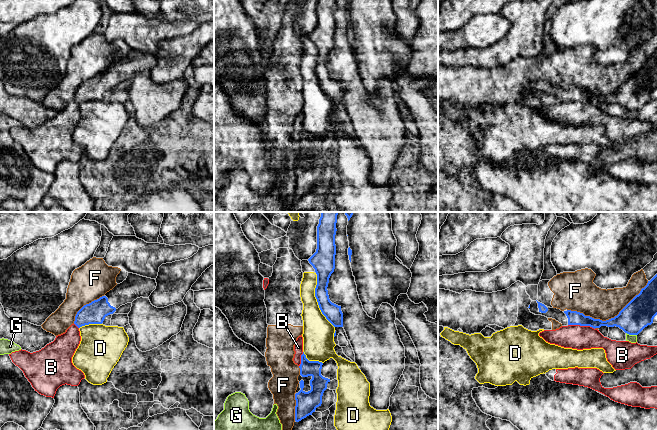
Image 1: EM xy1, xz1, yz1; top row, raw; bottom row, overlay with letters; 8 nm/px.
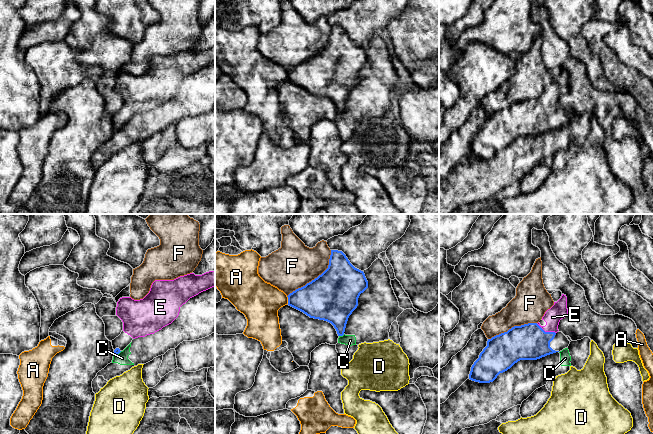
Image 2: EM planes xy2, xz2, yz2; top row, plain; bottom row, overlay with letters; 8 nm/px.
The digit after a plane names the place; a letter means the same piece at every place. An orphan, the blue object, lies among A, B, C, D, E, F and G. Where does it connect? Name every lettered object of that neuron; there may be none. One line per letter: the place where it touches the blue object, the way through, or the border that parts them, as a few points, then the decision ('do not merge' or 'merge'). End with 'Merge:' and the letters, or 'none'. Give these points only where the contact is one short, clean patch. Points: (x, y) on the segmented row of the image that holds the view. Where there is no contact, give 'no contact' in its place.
A: contact xz2 (288, 300); do not merge
B: contact yz1 (581, 325); border yz1 (568, 324), (589, 325), (594, 329); do not merge
C: contact xz2 (341, 335); border xz2 (344, 334), (339, 336); do not merge
D: contact xz1 (317, 301); do not merge
E: contact yz2 (546, 332); merge
F: contact yz1 (609, 319); do not merge
G: contact yz1 (631, 334); border yz1 (626, 332), (636, 335); do not merge
Merge: E

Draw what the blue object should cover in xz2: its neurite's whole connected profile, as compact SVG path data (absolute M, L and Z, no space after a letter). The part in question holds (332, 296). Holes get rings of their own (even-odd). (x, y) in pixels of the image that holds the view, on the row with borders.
M331 250L328 268L288 297L288 305L310 318L331 323L343 336L358 298L368 288L363 271L355 268L342 251Z

